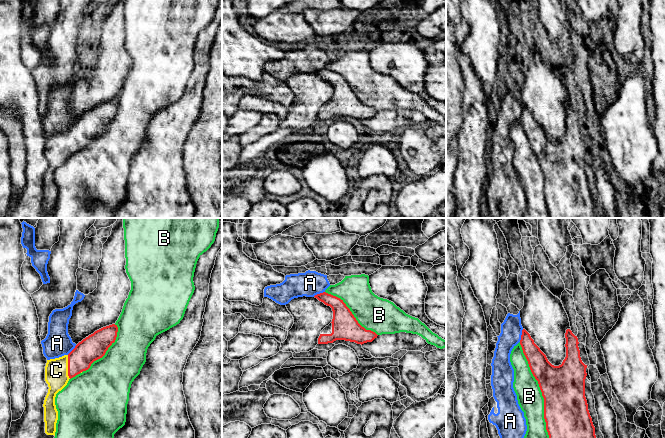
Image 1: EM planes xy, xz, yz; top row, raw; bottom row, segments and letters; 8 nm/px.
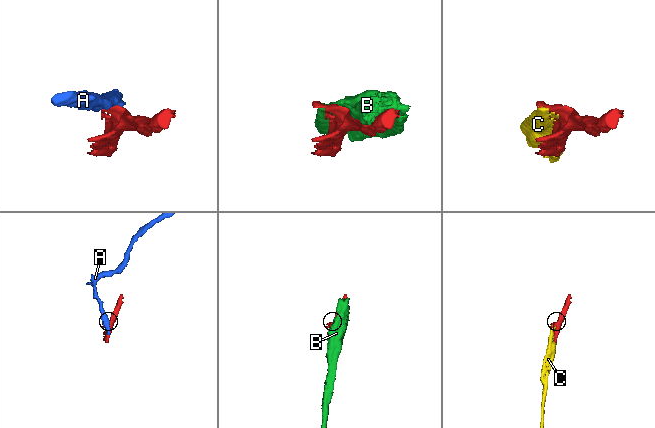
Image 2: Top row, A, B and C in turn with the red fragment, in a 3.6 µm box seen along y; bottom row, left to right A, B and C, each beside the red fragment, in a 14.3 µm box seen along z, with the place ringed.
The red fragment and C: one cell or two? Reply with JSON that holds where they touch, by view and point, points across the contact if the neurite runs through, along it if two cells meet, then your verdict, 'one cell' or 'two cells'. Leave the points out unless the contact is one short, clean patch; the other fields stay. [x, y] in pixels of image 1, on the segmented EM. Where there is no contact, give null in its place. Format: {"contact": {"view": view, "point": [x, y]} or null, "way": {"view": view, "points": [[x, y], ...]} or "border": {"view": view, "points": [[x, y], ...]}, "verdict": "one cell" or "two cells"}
{"contact": {"view": "xy", "point": [68, 367]}, "verdict": "one cell"}

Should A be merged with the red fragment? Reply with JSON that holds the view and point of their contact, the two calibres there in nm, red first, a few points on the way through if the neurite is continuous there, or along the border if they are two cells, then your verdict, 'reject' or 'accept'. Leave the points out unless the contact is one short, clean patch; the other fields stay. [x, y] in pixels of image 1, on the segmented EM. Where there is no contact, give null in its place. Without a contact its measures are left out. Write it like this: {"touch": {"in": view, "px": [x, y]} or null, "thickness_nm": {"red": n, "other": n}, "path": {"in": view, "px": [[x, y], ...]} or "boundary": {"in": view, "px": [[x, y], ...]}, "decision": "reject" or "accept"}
{"touch": {"in": "yz", "px": [521, 335]}, "thickness_nm": {"red": 160, "other": 180}, "decision": "reject"}

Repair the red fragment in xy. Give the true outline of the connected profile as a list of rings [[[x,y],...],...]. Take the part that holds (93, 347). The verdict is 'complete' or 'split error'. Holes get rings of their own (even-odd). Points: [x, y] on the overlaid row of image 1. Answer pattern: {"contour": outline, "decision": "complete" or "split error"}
{"contour": [[[115,324],[103,327],[79,342],[68,355],[47,360],[45,381],[49,389],[43,404],[47,435],[55,436],[56,432],[58,420],[56,394],[71,378],[88,370],[94,361],[105,355],[108,348],[115,342],[117,332],[118,327]]], "decision": "split error"}

